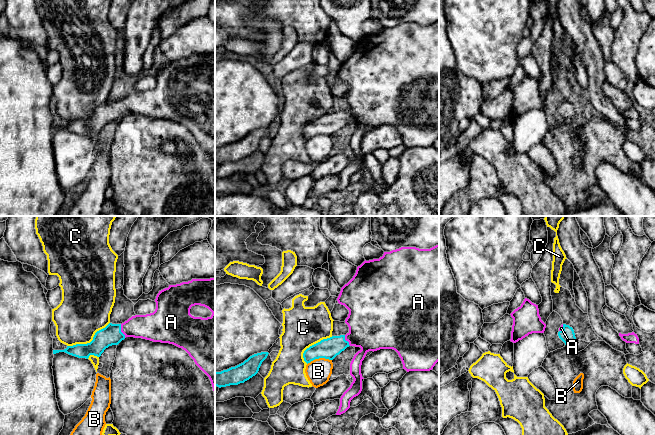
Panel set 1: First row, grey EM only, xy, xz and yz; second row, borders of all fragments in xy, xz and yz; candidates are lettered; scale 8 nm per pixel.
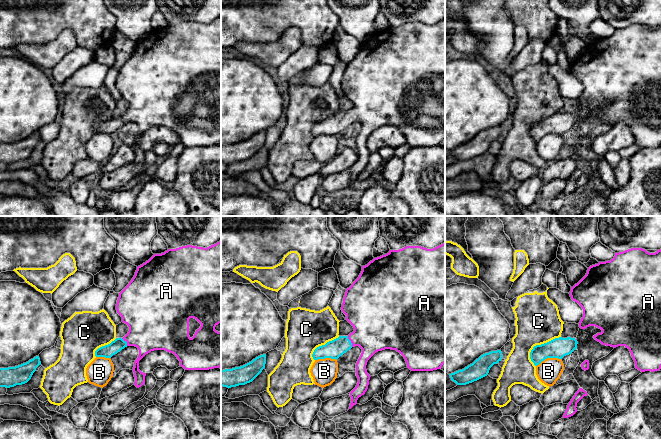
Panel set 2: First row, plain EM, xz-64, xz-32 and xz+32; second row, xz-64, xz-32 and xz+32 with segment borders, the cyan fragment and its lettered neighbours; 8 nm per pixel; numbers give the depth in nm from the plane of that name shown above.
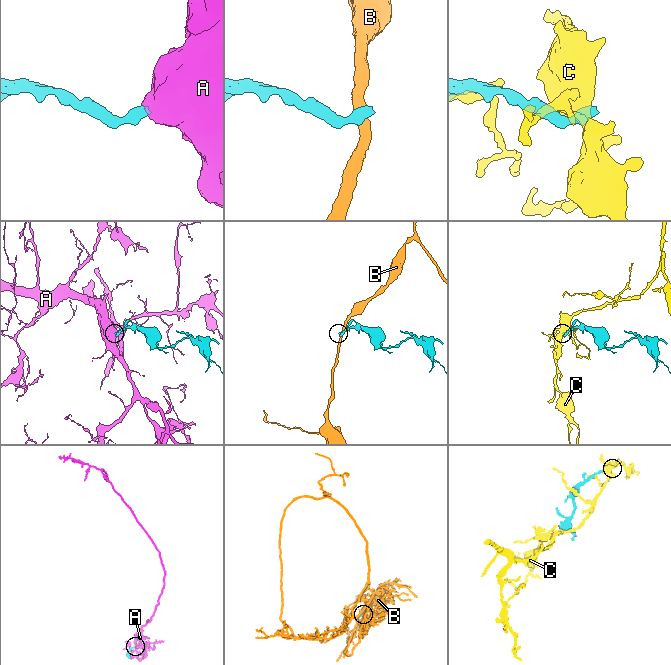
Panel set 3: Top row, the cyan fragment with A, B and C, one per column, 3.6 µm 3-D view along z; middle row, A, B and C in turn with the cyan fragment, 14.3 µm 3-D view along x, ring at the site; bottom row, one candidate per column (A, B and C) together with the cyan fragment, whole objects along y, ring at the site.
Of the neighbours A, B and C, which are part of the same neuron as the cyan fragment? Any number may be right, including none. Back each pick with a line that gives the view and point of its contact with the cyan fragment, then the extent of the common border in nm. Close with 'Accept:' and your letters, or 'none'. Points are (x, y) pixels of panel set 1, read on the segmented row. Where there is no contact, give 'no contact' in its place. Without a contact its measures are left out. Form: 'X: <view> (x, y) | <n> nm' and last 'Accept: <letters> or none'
A: xy (120, 331) | 120 nm
Accept: A

